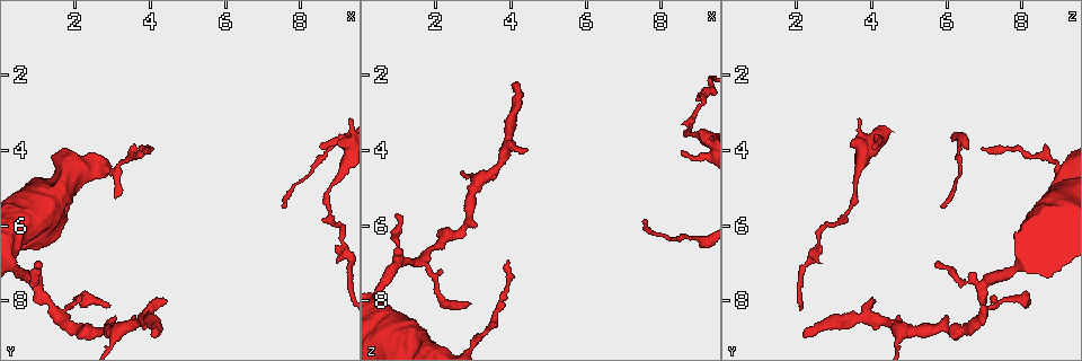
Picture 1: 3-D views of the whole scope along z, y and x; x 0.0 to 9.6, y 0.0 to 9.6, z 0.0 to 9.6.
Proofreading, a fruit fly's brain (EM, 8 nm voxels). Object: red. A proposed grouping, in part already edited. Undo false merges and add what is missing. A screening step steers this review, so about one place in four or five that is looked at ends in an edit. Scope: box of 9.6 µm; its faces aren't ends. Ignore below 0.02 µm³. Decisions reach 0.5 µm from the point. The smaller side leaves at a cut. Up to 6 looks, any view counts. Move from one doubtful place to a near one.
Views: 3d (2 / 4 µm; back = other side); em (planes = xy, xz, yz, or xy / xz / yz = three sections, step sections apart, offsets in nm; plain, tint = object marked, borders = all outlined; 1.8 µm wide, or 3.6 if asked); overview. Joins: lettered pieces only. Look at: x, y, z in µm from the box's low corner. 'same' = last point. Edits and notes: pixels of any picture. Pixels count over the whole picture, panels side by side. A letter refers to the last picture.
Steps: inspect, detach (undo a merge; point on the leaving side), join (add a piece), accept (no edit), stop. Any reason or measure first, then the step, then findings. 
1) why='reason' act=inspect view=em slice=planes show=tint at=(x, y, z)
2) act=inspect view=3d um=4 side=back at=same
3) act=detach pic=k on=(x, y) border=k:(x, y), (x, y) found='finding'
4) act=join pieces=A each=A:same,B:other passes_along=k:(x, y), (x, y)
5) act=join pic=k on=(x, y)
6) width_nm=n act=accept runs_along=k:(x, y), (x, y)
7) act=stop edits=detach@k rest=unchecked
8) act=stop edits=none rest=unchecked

why='branch stops here' act=inspect view=em um=3.6 slice=planes show=tint at=(2.85, 8.15, 8.05)

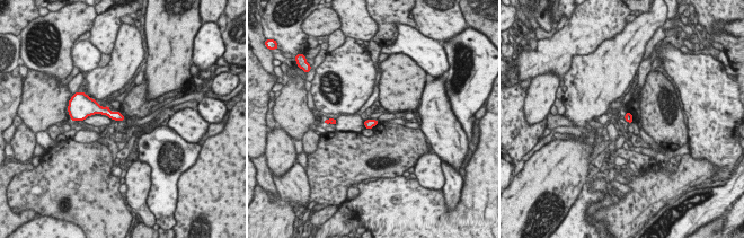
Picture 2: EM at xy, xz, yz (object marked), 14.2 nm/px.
act=inspect view=em um=3.6 slice=planes show=borders at=same

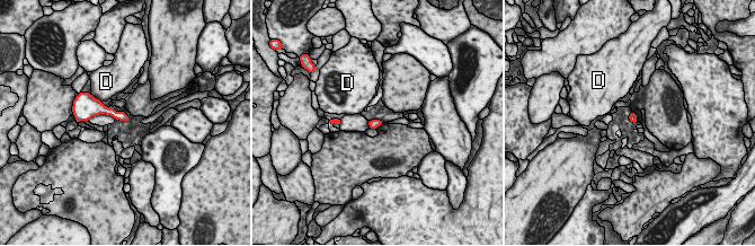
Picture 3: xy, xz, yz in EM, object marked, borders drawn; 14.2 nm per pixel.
width_nm=120 act=accept each=D:other runs_along=3:(95, 110), (110, 111), (124, 117) found='none of them fits'

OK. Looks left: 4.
why='branch stops here' act=inspect view=em um=3.6 slice=yz step=4 show=borders at=(4.05, 8.95, 2.20)

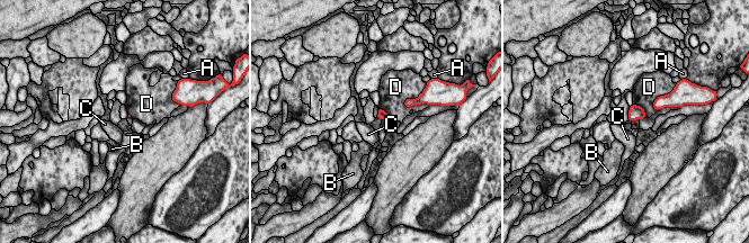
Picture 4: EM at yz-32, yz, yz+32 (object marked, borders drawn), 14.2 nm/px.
act=accept each=A:other,B:other,C:other,D:other border=4:(659, 95), (653, 102), (656, 110) found='no lettered piece goes on from it'

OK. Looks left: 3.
why='an open end' act=inspect view=3d um=2 at=(4.45, 8.00, 4.05)

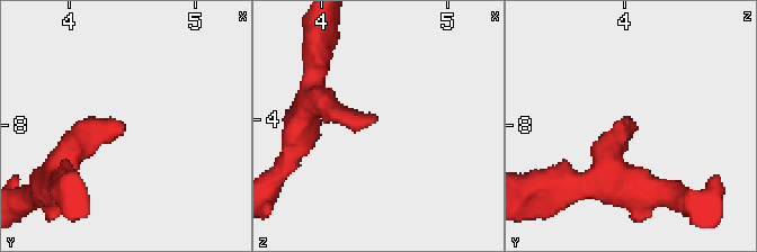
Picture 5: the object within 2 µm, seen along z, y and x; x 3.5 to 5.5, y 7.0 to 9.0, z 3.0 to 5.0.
act=inspect view=em slice=xz step=4 show=borders at=(4.42, 8.00, 4.00)

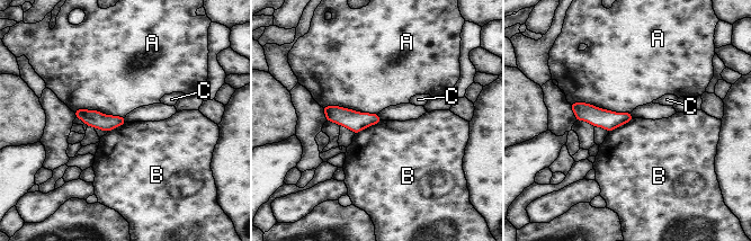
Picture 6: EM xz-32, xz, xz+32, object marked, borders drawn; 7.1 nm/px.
why='cut it another way' act=inspect view=em slice=xy step=4 show=borders at=same

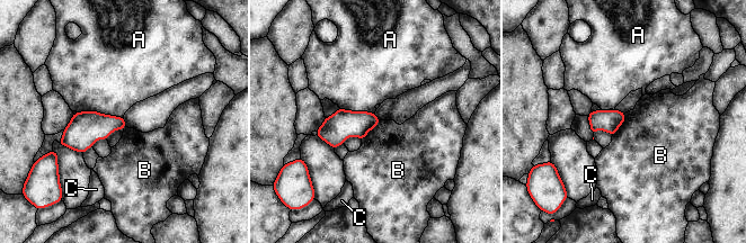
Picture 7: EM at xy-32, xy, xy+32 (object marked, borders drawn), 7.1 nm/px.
longest_contact=A:340nm act=accept each=A:other,B:other,C:other border=7:(625, 113), (625, 119), (612, 136) found='none of them fits'

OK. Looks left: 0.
act=stop edits=none rest=unchecked

